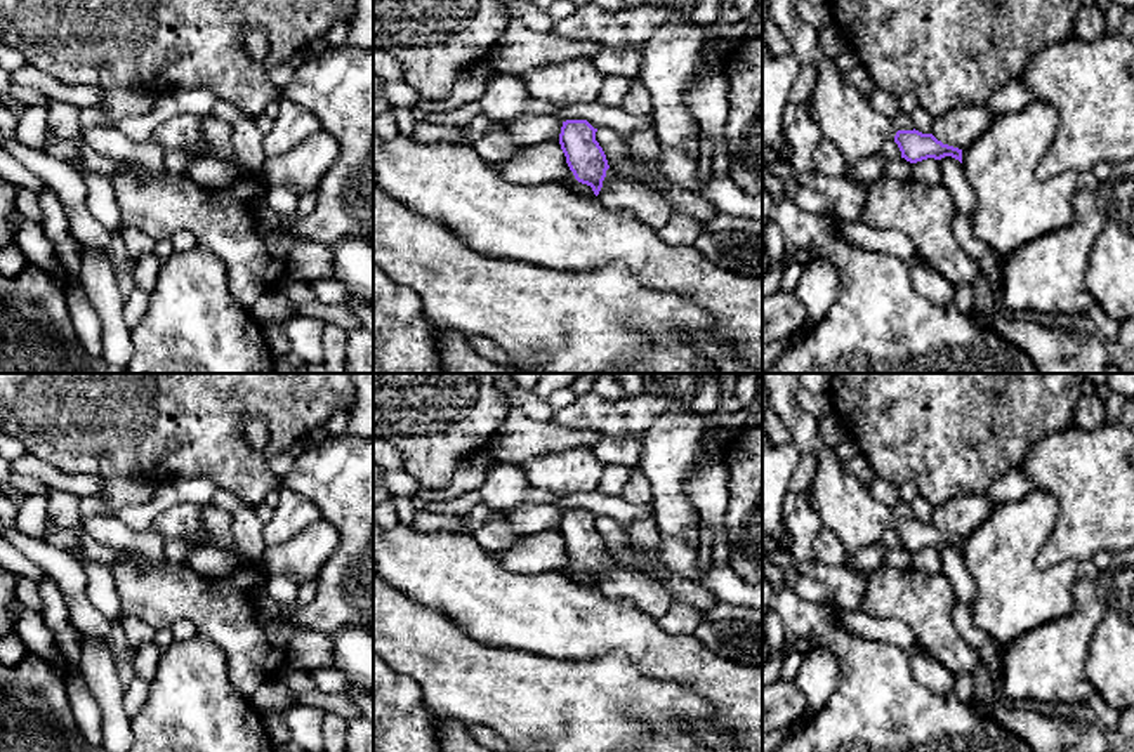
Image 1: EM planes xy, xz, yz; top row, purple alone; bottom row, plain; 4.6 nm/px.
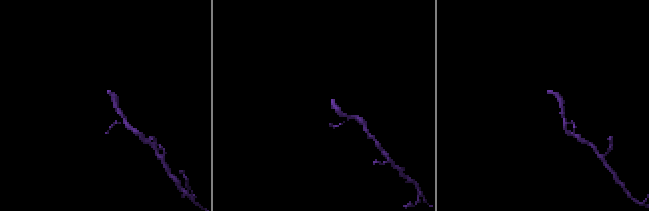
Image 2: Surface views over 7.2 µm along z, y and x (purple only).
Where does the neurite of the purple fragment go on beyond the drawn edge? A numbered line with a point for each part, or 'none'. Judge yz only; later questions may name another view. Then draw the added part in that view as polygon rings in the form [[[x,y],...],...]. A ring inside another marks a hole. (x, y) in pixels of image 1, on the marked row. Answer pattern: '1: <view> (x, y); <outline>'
1: yz (844, 115); [[[768,0],[769,17],[780,28],[801,64],[816,66],[816,87],[809,113],[825,139],[842,153],[846,165],[875,155],[887,141],[894,141],[891,120],[877,113],[870,99],[847,85],[842,73],[830,61],[820,43],[818,30],[797,12],[799,0]]]

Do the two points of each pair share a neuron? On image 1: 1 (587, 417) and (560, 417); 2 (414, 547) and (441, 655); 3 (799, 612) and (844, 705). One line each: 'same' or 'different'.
1: same
2: different
3: same

